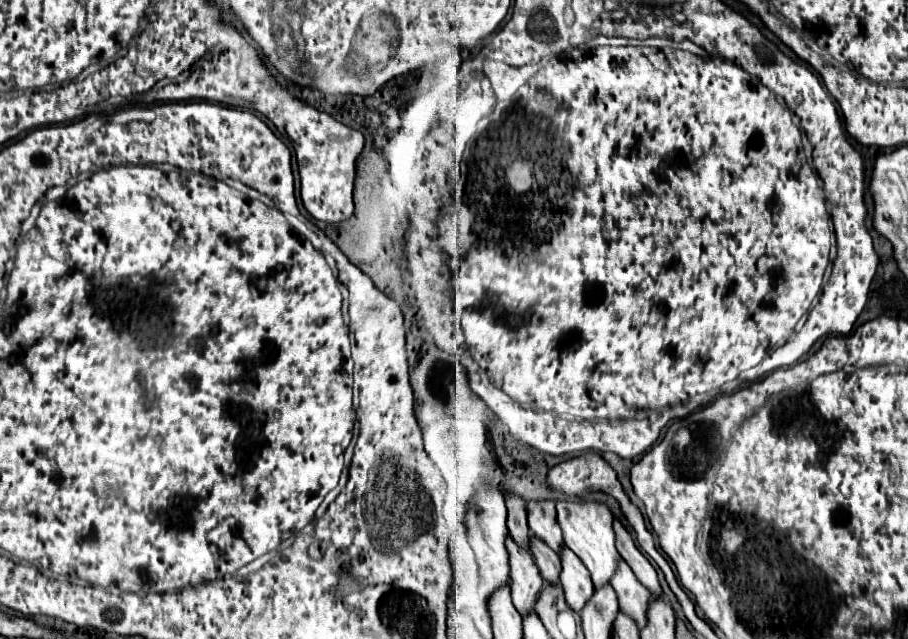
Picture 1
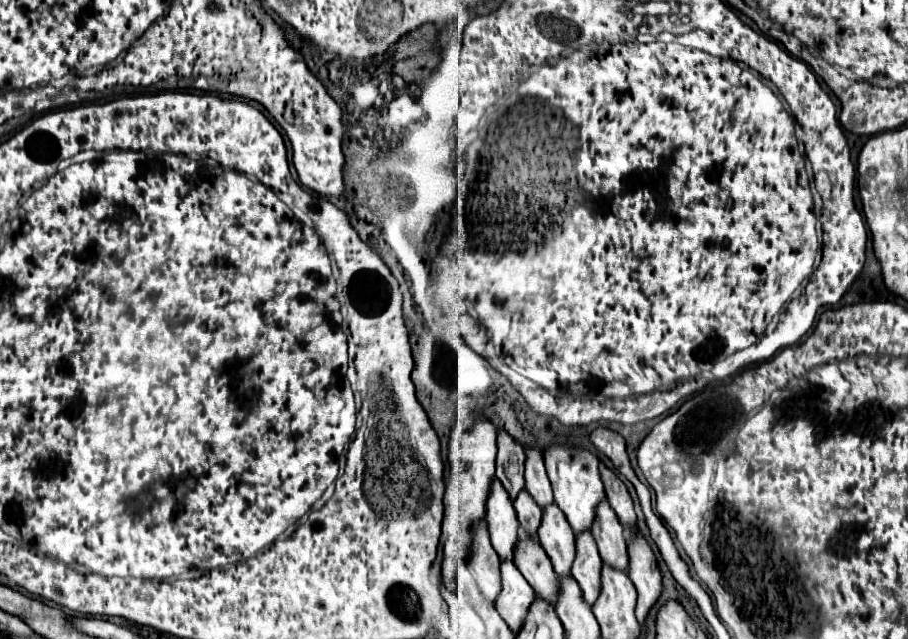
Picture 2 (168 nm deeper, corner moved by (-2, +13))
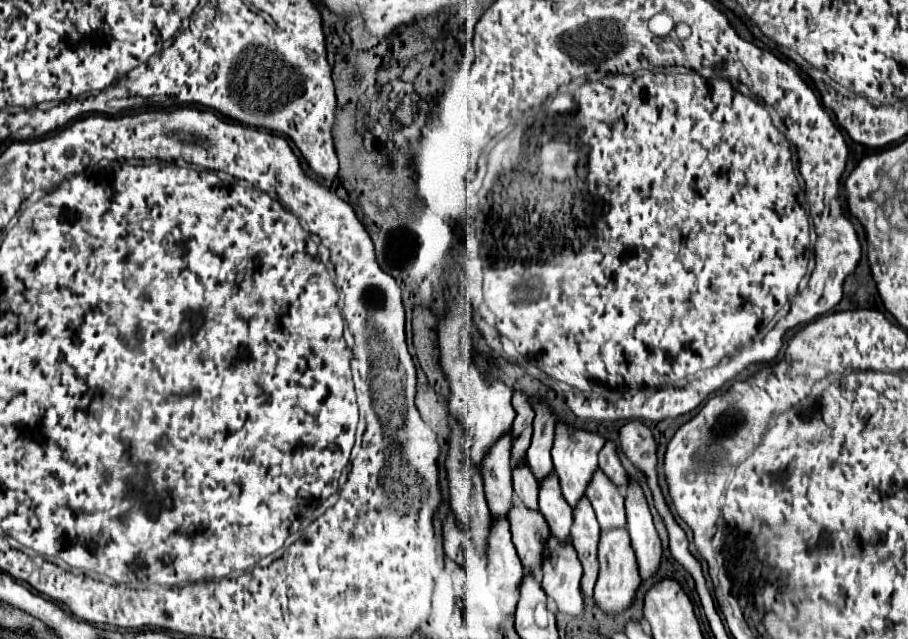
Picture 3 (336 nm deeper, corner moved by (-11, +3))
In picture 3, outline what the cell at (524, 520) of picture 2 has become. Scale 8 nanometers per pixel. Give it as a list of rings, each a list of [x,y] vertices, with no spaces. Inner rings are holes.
[[[526,461],[514,467],[512,481],[514,481],[516,499],[530,509],[538,509],[538,481],[534,473],[530,473],[530,465],[526,465]]]

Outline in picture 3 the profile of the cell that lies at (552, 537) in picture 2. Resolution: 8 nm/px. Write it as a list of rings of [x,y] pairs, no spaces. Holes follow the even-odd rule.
[[[550,473],[546,481],[540,481],[538,491],[538,507],[544,513],[550,531],[560,539],[570,539],[570,527],[572,527],[572,509],[566,505],[566,499],[562,497],[560,485],[558,485],[558,473]]]

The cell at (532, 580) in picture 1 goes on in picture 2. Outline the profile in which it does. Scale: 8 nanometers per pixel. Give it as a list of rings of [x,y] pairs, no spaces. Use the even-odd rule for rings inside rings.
[[[497,479],[493,481],[491,495],[487,499],[487,529],[497,555],[513,563],[515,549],[519,545],[517,513],[513,511],[513,503],[509,501],[507,491],[501,487]]]

